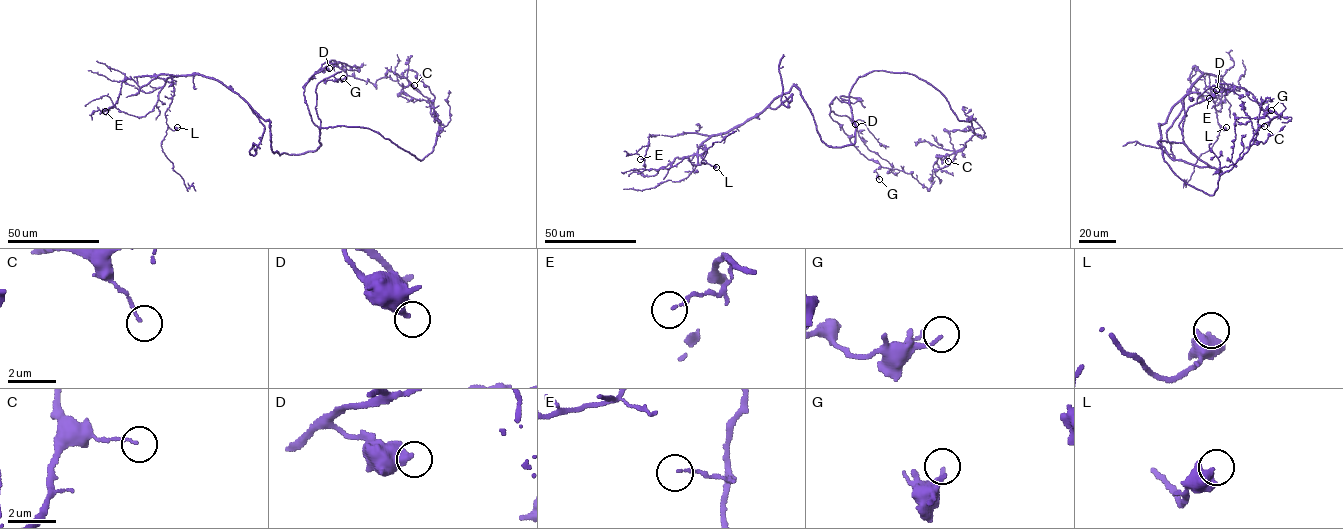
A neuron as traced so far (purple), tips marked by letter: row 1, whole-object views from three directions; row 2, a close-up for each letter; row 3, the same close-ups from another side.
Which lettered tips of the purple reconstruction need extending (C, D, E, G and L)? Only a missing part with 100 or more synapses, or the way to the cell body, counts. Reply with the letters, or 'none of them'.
none of them

